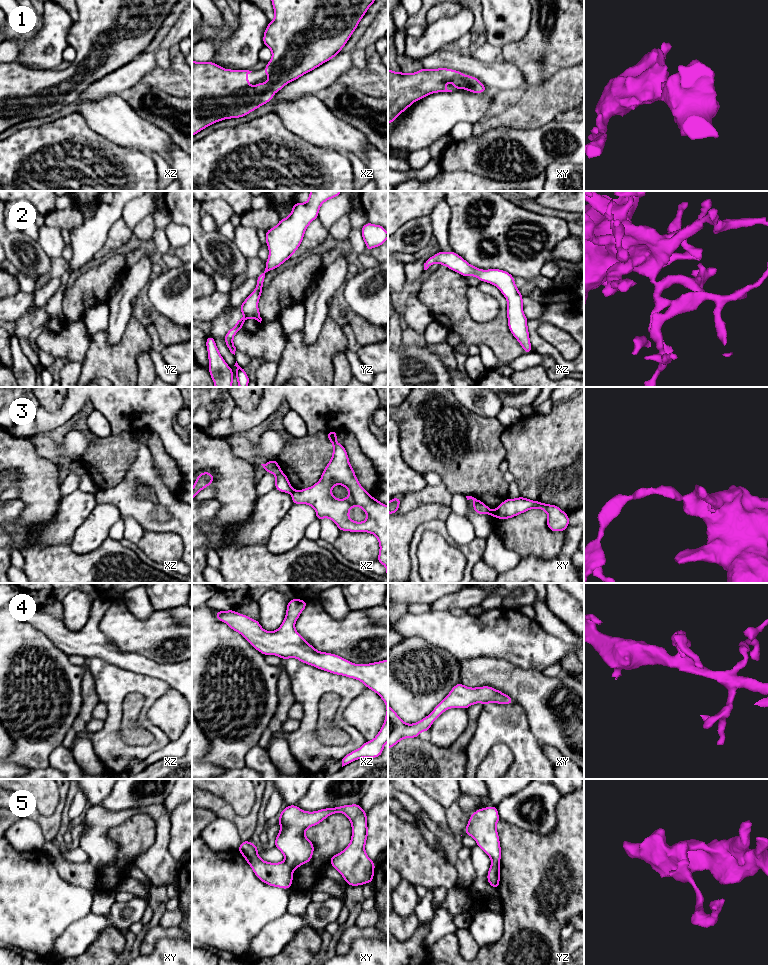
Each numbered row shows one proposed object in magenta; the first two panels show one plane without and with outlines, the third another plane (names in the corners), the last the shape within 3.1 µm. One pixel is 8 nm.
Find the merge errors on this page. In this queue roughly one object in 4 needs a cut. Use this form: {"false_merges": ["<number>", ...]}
{"false_merges": ["3", "5"]}

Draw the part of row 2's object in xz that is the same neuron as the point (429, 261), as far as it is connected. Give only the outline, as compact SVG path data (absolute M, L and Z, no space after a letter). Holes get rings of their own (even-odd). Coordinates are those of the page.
M439 251L428 258L424 263L424 270L427 270L433 263L444 265L465 277L475 276L480 281L498 287L507 299L507 318L510 332L523 347L525 353L533 351L527 328L528 319L523 312L523 296L516 287L514 277L510 273L500 269L479 269L453 251L447 253Z

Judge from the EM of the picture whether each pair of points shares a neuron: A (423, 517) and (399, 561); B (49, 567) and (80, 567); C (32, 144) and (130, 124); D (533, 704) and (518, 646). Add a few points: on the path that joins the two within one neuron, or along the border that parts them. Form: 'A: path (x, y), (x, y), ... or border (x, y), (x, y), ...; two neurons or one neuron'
A: path (411, 525), (399, 537), (399, 549); one neuron
B: path (57, 567), (72, 567); one neuron
C: border (79, 114), (90, 128), (115, 144); two neurons
D: border (502, 659), (523, 668), (542, 671); two neurons

